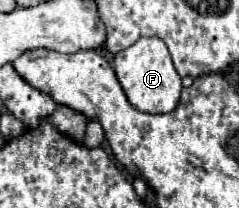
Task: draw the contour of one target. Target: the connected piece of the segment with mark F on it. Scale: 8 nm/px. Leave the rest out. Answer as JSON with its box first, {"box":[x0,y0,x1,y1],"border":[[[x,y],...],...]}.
{"box":[113,37,181,113],"border":[[[145,37],[127,47],[125,51],[117,53],[113,59],[113,69],[117,79],[129,99],[129,103],[145,113],[171,113],[181,95],[181,77],[173,67],[171,55],[167,45],[159,37]]]}

